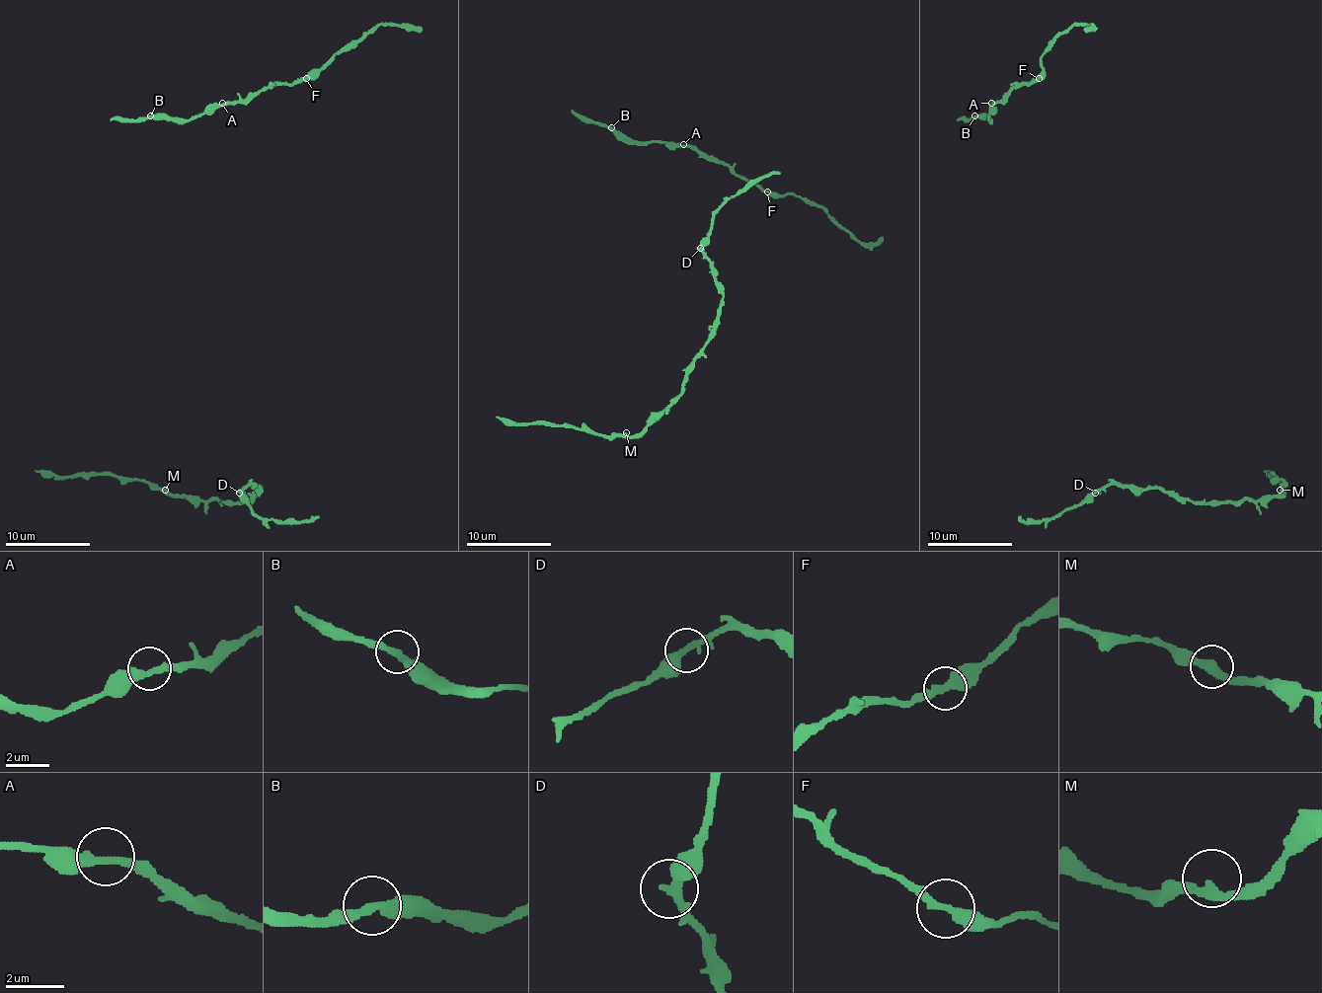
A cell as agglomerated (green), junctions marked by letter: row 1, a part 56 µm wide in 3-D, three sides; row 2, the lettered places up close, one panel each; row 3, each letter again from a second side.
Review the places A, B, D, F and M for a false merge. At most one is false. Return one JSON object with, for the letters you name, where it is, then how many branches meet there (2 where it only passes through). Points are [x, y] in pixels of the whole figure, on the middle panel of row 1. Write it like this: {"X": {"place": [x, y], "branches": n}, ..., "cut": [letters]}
{"cut": []}

